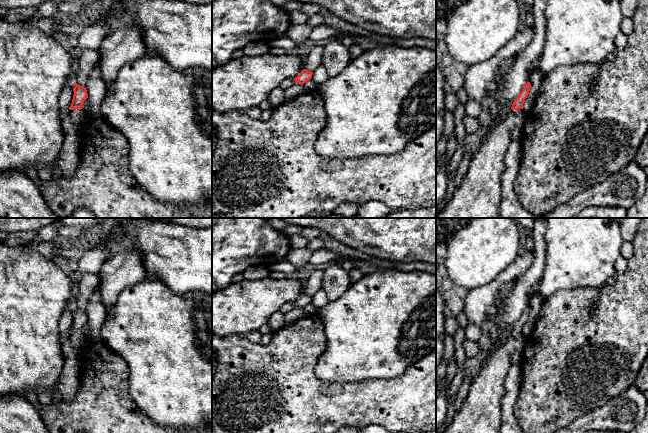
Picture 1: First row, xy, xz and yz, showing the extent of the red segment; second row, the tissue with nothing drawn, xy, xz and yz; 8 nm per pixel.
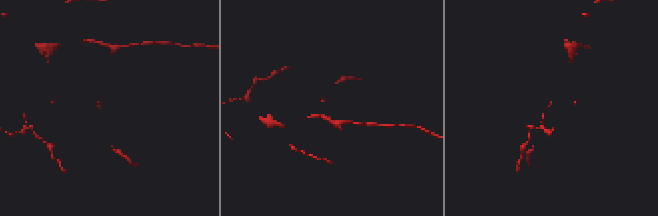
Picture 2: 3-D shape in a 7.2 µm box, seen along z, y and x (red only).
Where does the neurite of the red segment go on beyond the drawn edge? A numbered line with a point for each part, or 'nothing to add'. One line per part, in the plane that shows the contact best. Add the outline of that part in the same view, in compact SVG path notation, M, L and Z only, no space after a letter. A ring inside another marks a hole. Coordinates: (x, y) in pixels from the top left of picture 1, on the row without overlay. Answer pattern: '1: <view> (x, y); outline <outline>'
1: xy (77, 340); outline M71 333L69 335L69 340L72 346L77 350L80 351L84 347L86 336L83 333Z

